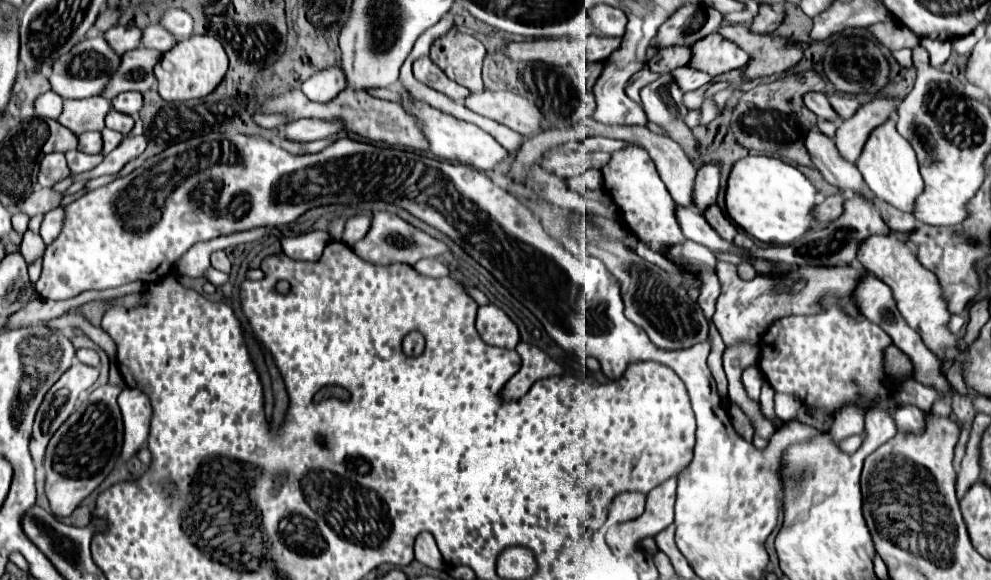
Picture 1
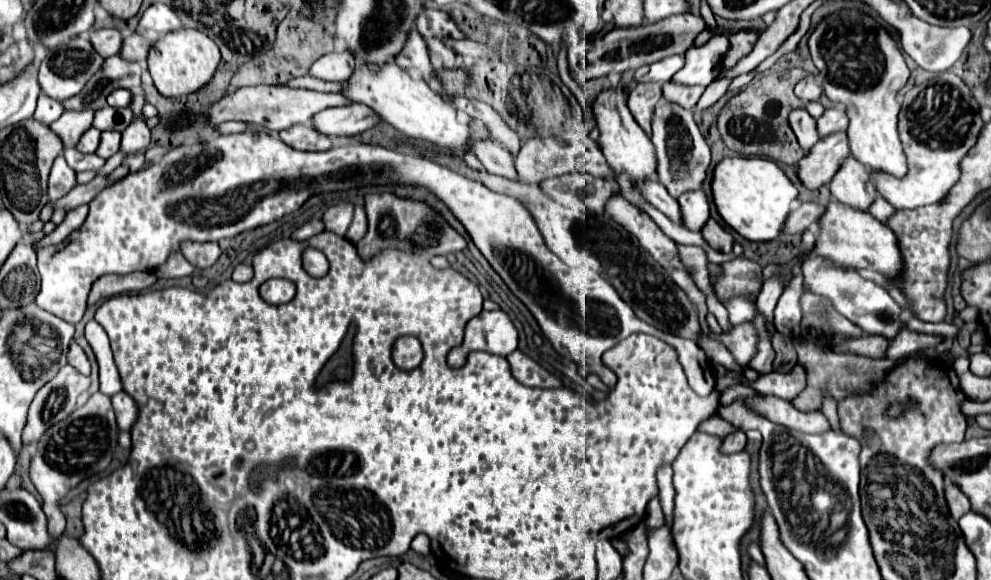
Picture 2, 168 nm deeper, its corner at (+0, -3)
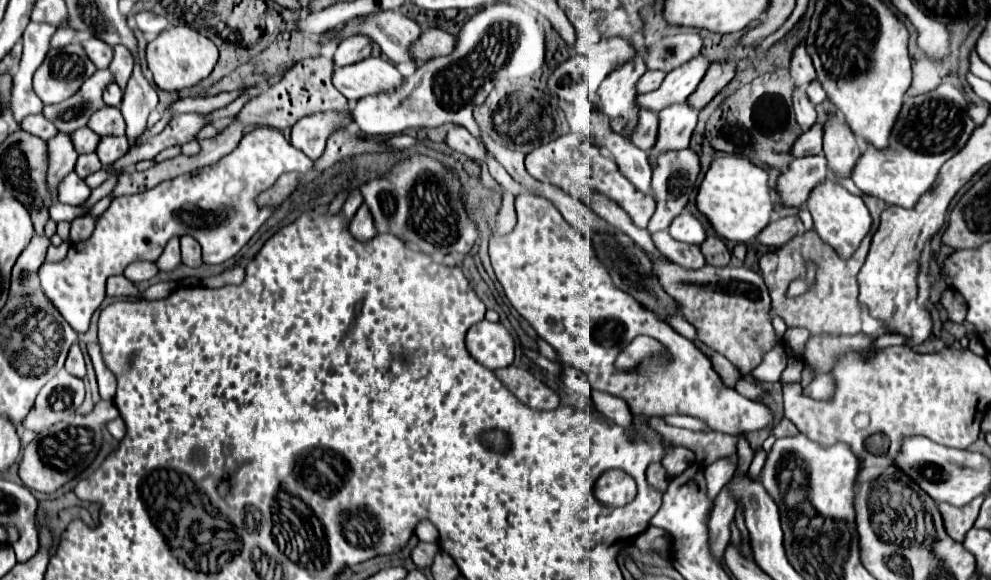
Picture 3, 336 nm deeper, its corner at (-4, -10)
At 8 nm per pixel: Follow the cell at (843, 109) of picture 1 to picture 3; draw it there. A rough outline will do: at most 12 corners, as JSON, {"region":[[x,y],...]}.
{"region":[[814,123],[792,145],[792,157],[822,153],[824,125]]}

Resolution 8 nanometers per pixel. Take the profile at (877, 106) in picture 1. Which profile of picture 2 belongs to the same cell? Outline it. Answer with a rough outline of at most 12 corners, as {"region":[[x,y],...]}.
{"region":[[846,132],[822,138],[798,164],[810,190],[828,184],[850,156]]}

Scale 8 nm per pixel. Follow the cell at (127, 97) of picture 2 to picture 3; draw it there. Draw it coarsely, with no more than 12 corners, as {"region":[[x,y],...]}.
{"region":[[116,83],[104,89],[104,103],[120,107],[122,91]]}

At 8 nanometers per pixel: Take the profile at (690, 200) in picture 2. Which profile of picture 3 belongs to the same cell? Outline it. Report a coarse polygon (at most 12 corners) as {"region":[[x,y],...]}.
{"region":[[680,213],[668,227],[672,239],[700,245],[704,225],[692,213]]}

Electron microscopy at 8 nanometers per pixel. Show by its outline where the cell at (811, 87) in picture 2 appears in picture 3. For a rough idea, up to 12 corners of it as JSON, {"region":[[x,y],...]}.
{"region":[[806,47],[792,51],[790,77],[796,87],[806,89],[816,71]]}

